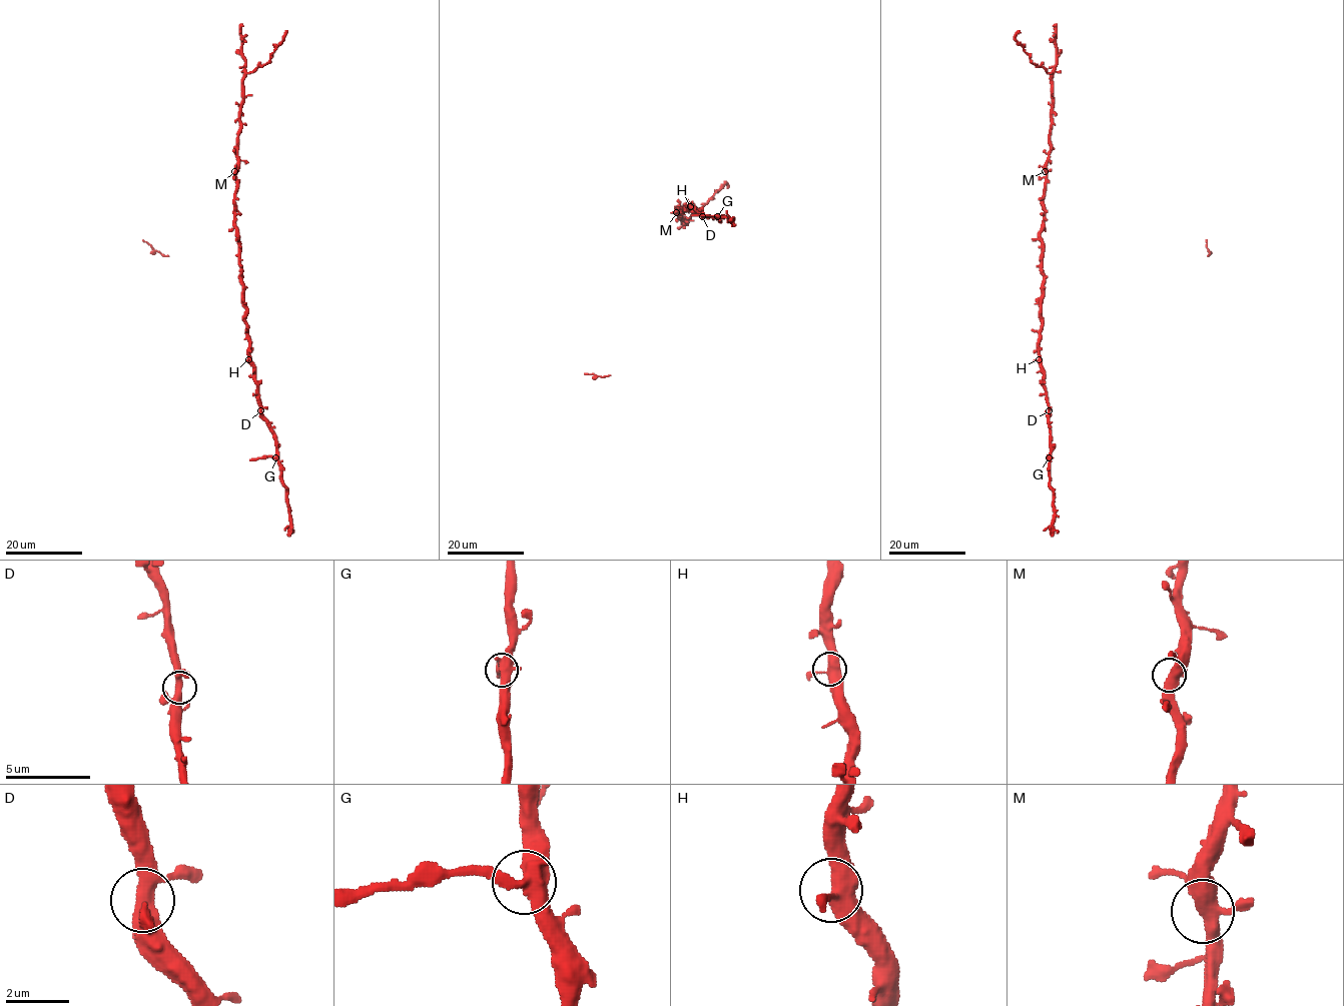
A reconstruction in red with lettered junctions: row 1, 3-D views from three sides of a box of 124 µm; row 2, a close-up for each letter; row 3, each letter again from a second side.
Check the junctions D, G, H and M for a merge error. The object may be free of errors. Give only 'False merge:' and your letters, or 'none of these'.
False merge: G

